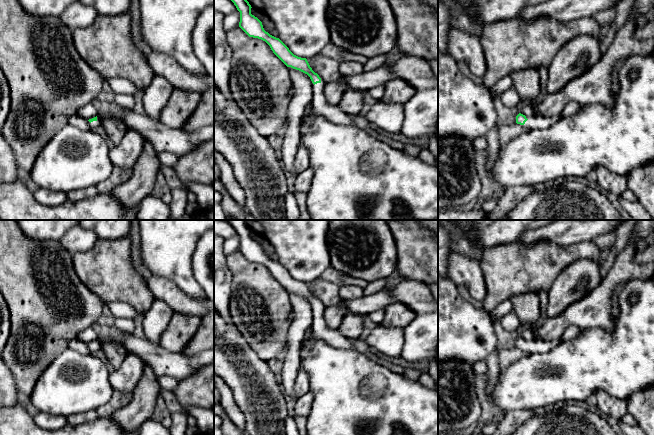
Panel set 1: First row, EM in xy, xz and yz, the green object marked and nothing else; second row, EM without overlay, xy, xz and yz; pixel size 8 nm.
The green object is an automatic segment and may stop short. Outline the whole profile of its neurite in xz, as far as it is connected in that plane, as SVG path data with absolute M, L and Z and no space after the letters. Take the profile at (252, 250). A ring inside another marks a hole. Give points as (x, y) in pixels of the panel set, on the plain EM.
M228 220L240 236L239 251L249 260L265 265L273 277L287 290L307 298L315 309L311 329L313 334L328 343L330 346L340 349L354 349L353 343L342 336L338 330L329 329L322 317L321 302L310 291L306 282L294 279L289 272L279 263L263 252L262 246L251 238L251 229L245 220Z

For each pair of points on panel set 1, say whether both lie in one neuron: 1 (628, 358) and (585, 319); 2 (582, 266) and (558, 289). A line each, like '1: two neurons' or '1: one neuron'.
1: two neurons
2: one neuron

